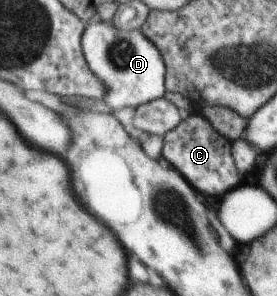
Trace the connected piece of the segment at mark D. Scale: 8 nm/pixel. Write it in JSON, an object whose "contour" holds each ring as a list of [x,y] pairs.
{"contour":[[[91,20],[83,35],[83,51],[90,69],[102,79],[108,94],[106,103],[111,110],[127,107],[137,110],[154,100],[164,98],[168,88],[168,64],[163,52],[143,33],[143,30],[118,30],[112,22]]]}

